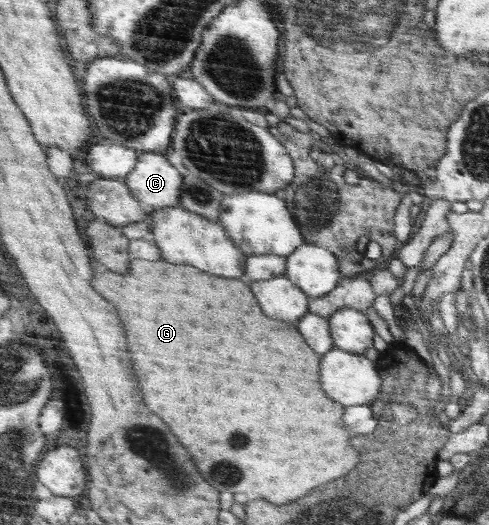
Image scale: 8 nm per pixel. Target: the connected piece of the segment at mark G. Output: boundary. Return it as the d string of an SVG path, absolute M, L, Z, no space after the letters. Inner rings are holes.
M133 259L129 266L131 266L129 274L119 274L102 269L102 272L97 273L92 285L98 292L105 294L105 298L109 298L109 302L115 302L117 310L121 310L121 318L125 318L125 326L129 326L129 350L133 350L135 360L147 362L139 368L137 378L141 382L141 390L145 390L145 402L149 402L149 410L153 410L159 418L165 418L165 422L169 422L169 426L173 426L173 434L177 434L177 438L181 438L181 442L185 442L187 450L195 456L193 462L197 462L197 468L201 470L201 474L205 474L205 478L209 478L209 482L213 482L213 486L217 486L217 490L229 490L233 494L244 492L249 496L248 500L265 499L273 504L283 505L304 497L309 490L313 490L325 482L345 476L349 470L359 464L361 461L360 451L357 452L356 448L351 448L351 444L349 444L351 434L349 434L347 426L343 424L345 408L341 404L333 402L331 398L327 398L319 384L321 356L315 354L307 346L307 342L303 340L303 336L297 332L295 326L291 326L289 322L277 322L277 320L267 318L261 312L257 300L253 298L249 286L245 286L241 280L235 280L235 278L211 276L193 266L169 264L163 259L157 261ZM241 318L247 318L247 320L251 318L253 328L243 328Z

